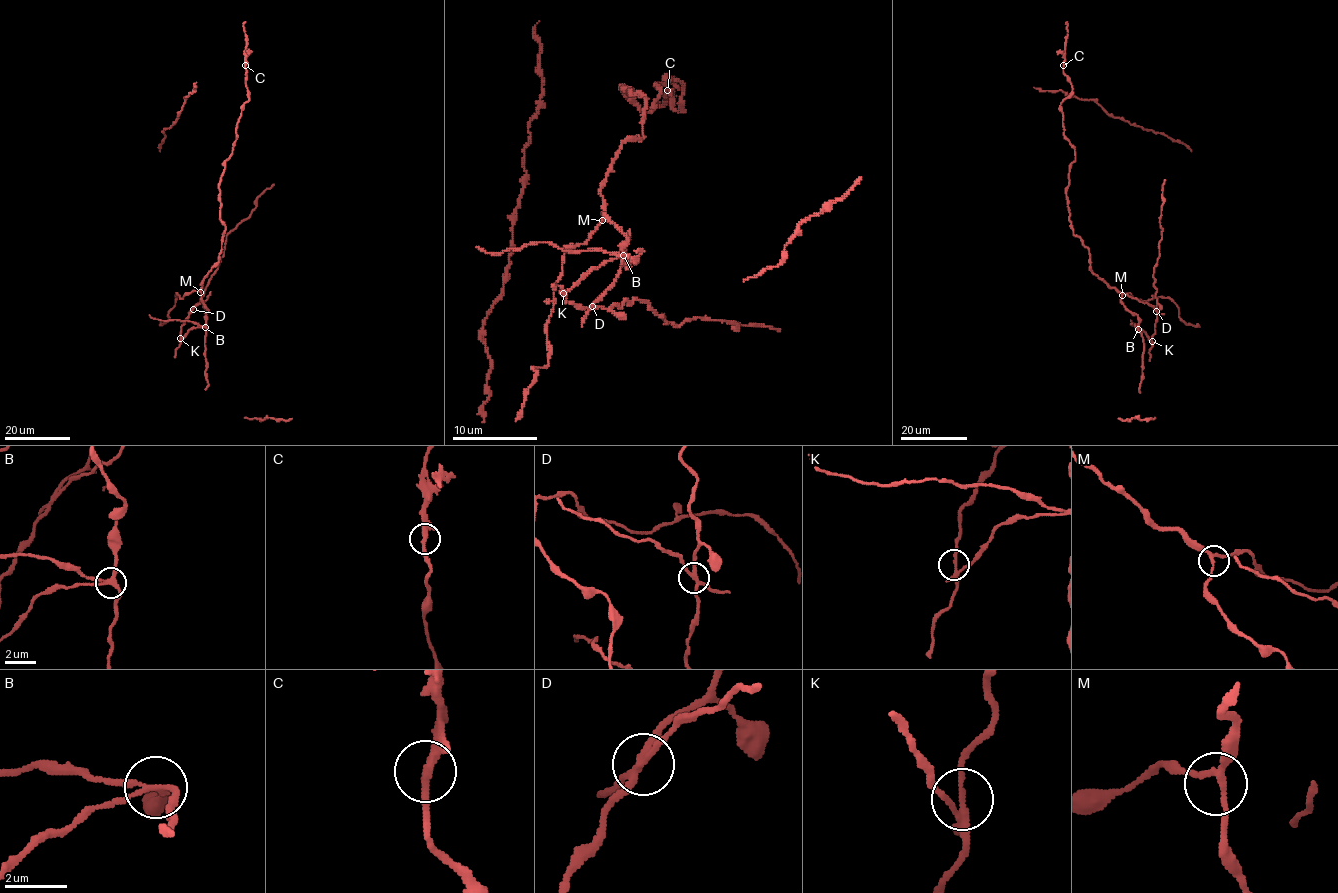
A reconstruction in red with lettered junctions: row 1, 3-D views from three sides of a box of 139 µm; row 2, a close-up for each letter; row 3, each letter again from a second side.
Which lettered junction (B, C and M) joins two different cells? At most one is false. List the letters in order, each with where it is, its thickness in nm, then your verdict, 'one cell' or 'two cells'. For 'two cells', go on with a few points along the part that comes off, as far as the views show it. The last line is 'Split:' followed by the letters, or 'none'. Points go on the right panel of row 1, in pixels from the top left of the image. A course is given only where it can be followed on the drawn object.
B: at (1138, 329); 200 nm thick; two cells; foreign part runs (1138, 329), (1152, 341), (1157, 303), (1153, 269), (1163, 229), (1159, 221), (1165, 179)
C: at (1063, 65); 220 nm thick; one cell
M: at (1122, 295); 180 nm thick; one cell
Split: B

